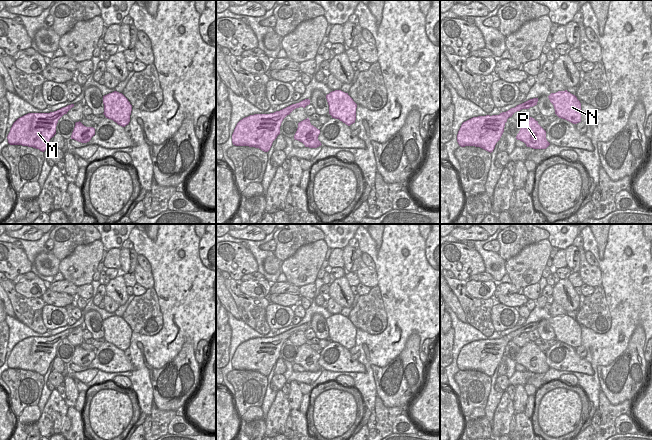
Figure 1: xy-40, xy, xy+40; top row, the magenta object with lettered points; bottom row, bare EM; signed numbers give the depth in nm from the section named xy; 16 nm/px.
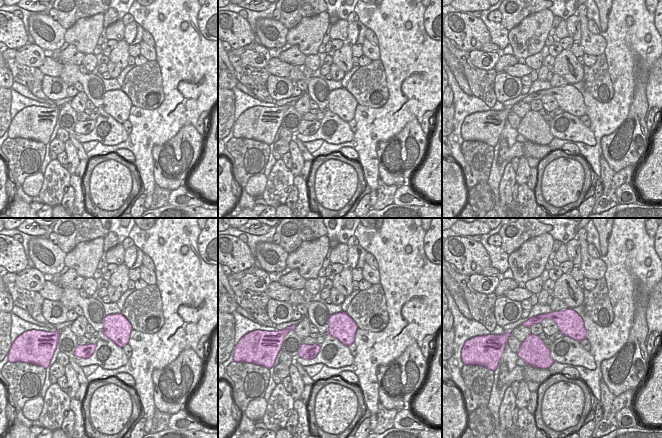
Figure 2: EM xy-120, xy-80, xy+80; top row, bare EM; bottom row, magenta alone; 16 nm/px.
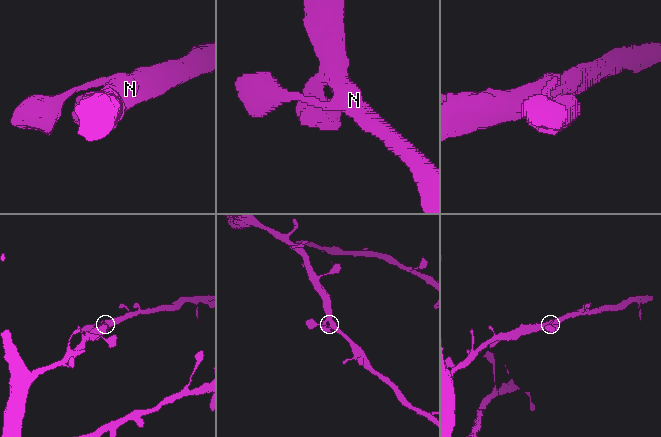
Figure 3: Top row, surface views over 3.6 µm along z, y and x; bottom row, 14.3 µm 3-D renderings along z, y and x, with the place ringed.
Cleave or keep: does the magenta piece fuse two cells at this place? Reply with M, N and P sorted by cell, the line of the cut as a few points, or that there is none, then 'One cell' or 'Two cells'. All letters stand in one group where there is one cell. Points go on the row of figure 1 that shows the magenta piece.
Groups: M N P. No split. One cell.

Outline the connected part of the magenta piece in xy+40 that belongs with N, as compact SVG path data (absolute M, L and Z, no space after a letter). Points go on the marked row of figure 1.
M565 90L551 93L548 98L559 118L573 124L581 122L581 103L575 95Z

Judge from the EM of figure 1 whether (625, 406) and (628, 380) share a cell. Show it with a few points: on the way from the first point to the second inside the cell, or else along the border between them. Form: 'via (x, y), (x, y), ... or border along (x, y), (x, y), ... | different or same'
border along (604, 393), (612, 404), (632, 399) | different

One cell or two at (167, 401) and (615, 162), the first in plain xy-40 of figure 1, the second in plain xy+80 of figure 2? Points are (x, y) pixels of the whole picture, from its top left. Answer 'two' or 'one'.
one

